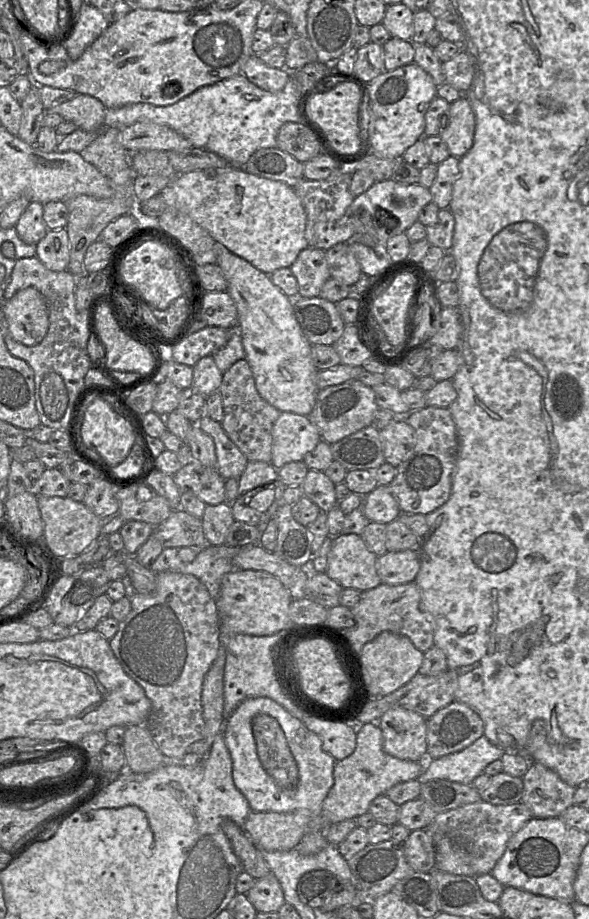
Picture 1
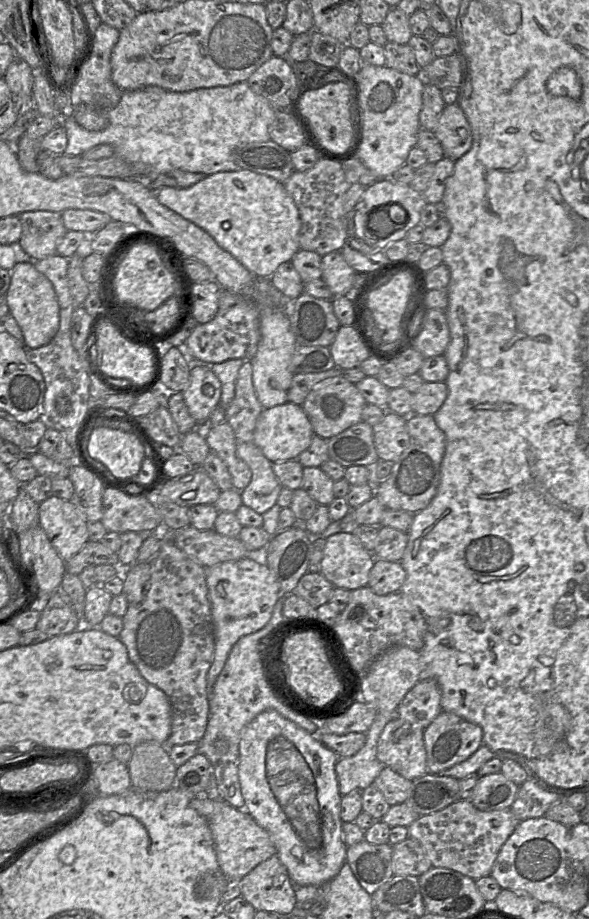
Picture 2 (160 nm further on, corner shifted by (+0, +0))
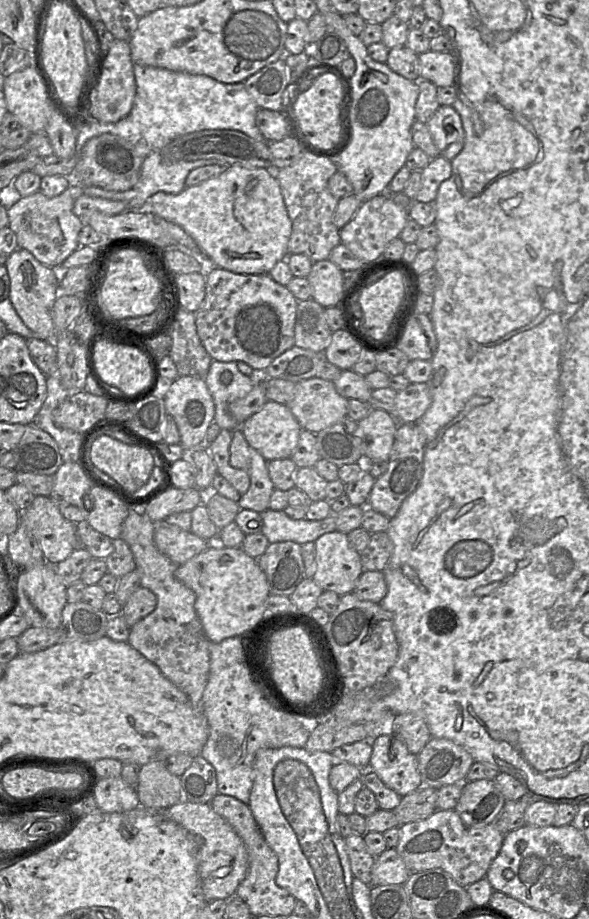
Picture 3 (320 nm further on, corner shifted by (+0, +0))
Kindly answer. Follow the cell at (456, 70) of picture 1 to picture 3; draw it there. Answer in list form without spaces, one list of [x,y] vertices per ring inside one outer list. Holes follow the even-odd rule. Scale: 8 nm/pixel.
[[[427,51],[419,54],[420,78],[423,81],[430,81],[437,88],[453,86],[454,83],[454,59],[450,52]]]

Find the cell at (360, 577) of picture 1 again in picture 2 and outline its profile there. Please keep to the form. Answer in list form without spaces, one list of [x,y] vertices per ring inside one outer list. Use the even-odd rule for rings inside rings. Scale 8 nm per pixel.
[[[354,533],[329,536],[323,548],[320,573],[336,588],[349,591],[368,586],[375,559]]]

